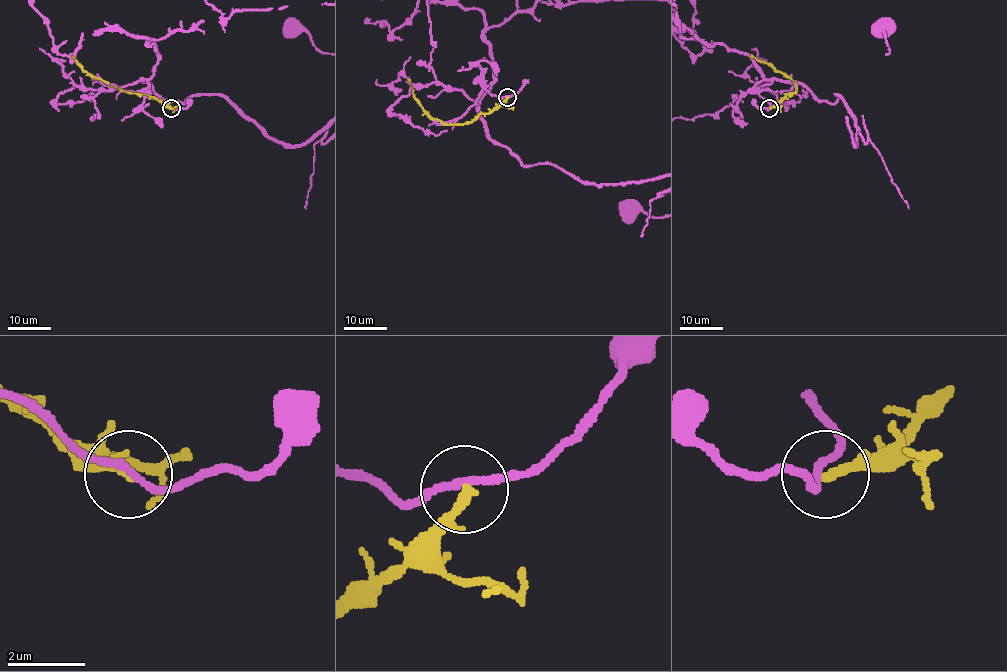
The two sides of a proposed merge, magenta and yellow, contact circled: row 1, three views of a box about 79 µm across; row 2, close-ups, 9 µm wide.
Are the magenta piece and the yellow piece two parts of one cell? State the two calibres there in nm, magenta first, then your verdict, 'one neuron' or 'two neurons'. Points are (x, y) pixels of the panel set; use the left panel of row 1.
180/190 nm | two neurons

